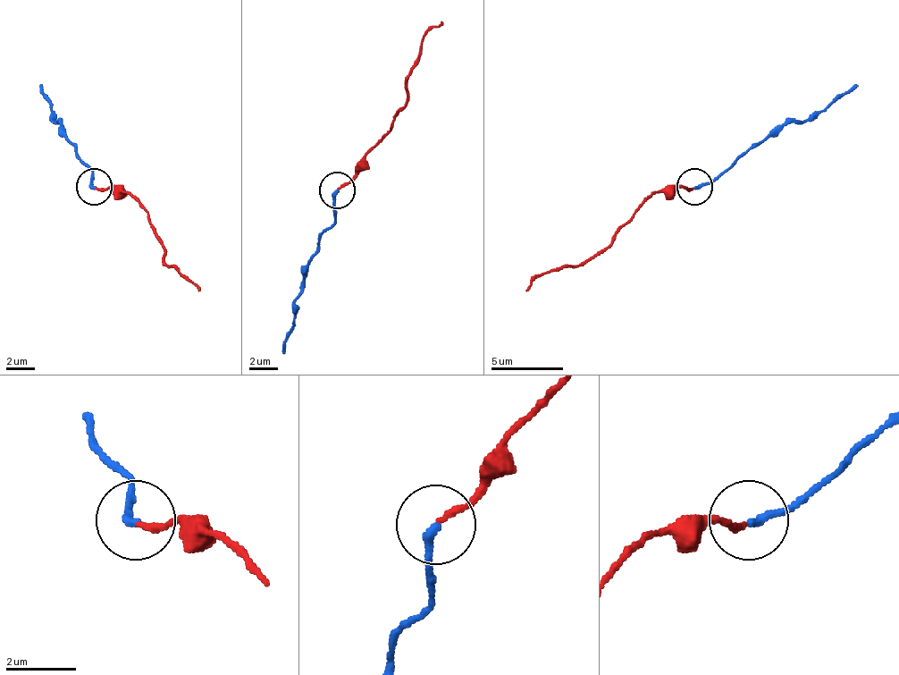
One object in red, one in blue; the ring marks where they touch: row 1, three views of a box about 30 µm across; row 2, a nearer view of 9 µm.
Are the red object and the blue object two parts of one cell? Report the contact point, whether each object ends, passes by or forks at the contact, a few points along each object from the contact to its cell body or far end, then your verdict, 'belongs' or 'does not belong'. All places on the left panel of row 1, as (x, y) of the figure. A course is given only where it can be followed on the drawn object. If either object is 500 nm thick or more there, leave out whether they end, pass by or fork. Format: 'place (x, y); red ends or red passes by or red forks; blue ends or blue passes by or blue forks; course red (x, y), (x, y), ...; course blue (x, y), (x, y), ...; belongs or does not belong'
place (94, 186); red ends; blue ends; course red (95, 188), (124, 191), (149, 216), (163, 245), (163, 259), (199, 291); course blue (95, 188), (91, 183), (91, 169), (77, 155), (59, 122), (52, 119), (41, 83); belongs

